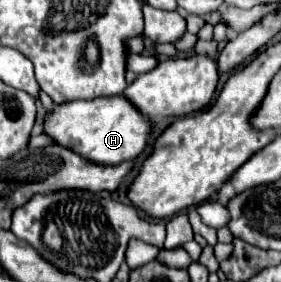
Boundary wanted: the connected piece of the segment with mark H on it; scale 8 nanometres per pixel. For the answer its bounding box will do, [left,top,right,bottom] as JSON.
[44,93,152,165]

